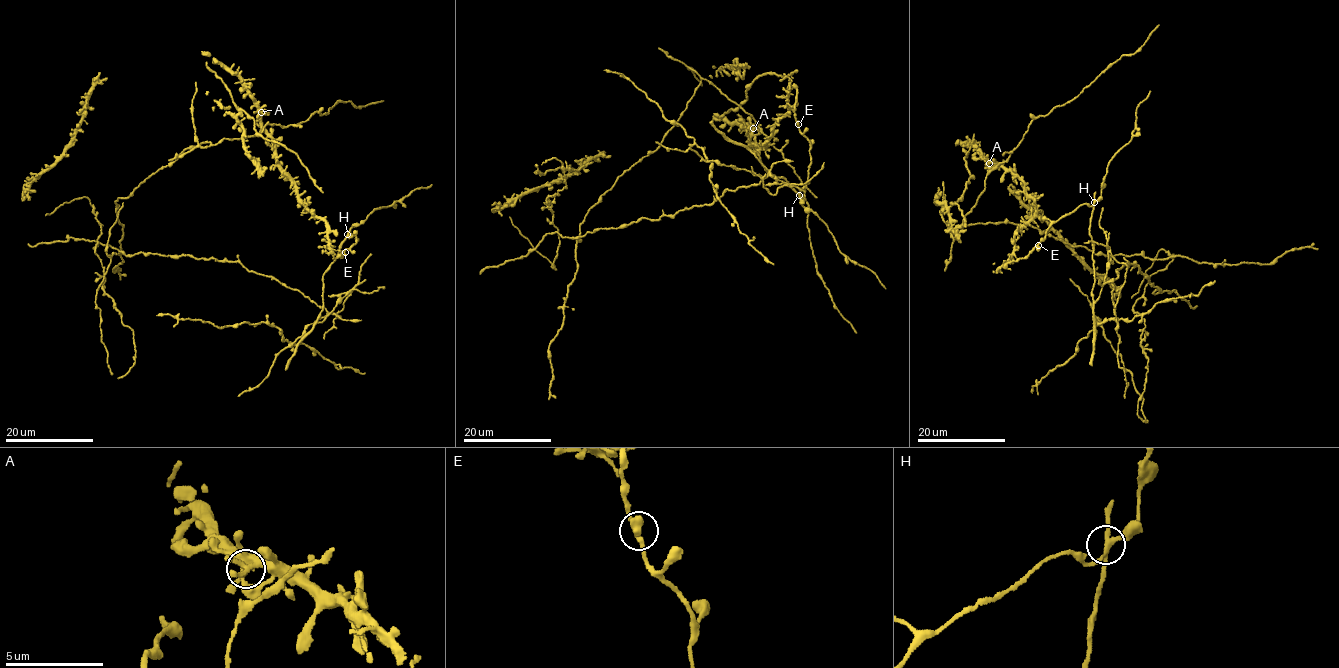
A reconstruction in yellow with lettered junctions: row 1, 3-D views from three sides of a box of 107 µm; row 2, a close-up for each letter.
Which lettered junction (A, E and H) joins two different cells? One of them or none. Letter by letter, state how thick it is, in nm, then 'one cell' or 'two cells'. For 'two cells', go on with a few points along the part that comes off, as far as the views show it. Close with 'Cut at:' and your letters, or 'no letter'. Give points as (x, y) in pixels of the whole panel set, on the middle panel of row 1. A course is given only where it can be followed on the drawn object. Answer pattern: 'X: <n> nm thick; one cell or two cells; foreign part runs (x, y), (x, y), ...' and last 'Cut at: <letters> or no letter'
A: 220 nm thick; one cell
E: 240 nm thick; one cell
H: 240 nm thick; two cells; foreign part runs (799, 195), (751, 152), (760, 183), (713, 203), (554, 233), (562, 162), (535, 165), (593, 161)
Cut at: H

